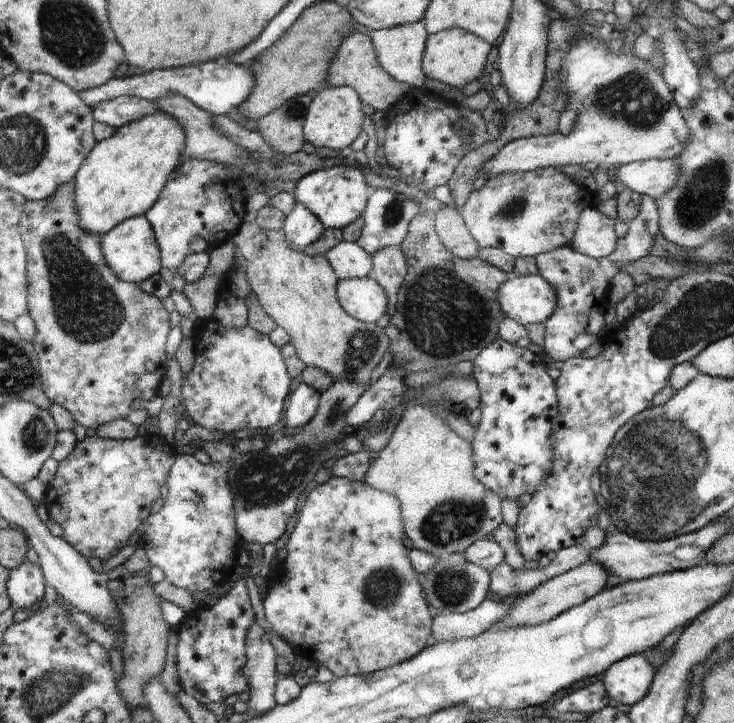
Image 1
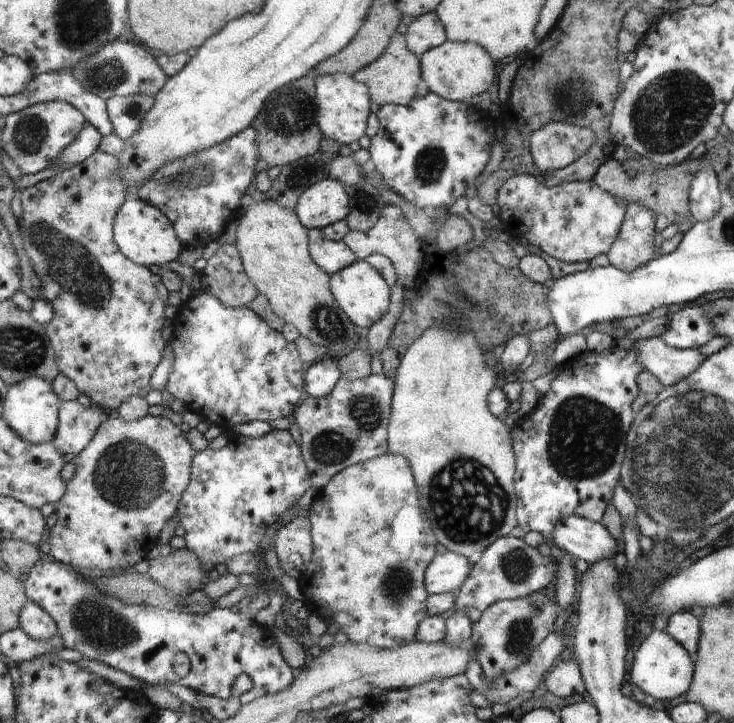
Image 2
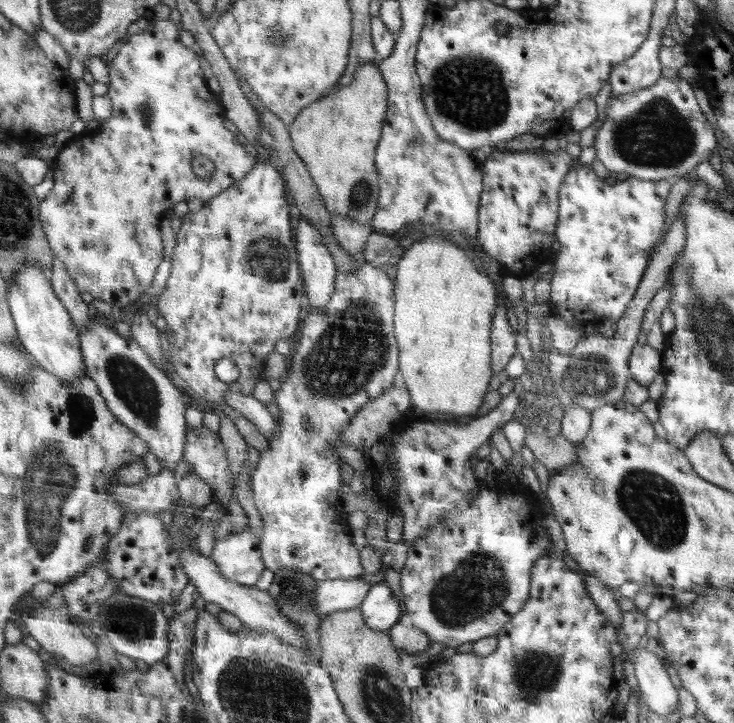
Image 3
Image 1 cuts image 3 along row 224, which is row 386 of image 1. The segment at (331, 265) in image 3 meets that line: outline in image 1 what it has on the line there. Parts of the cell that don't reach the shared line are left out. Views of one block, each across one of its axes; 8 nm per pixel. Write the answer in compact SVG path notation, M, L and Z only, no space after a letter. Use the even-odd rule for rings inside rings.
M301 383L292 392L289 404L286 406L286 427L296 429L311 423L320 407L321 394L318 389Z

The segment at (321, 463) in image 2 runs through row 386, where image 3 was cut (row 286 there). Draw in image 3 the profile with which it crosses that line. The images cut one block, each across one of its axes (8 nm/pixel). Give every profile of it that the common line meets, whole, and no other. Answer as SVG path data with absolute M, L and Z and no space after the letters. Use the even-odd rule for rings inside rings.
M356 263L356 270L352 274L346 274L337 272L337 280L335 284L335 290L328 302L328 306L323 308L320 312L316 307L310 307L308 303L306 320L302 323L302 334L298 336L298 344L292 346L292 352L288 358L288 367L285 374L279 378L280 388L274 391L274 398L276 406L280 411L280 417L276 419L277 427L275 433L269 437L268 450L260 453L259 461L256 463L256 470L254 470L254 476L252 476L251 490L253 491L254 504L258 512L261 514L263 529L260 535L260 548L261 557L264 561L265 568L268 571L278 572L284 568L288 570L297 570L314 577L319 582L329 581L336 579L350 579L358 576L362 572L360 566L361 552L356 550L350 542L351 526L340 526L342 524L342 514L338 514L336 510L340 510L340 500L338 500L338 490L340 490L340 458L336 451L332 452L332 447L338 440L341 440L341 432L343 428L350 424L354 415L357 414L361 408L364 408L368 402L372 403L372 400L377 399L384 390L388 390L394 382L394 376L399 374L400 371L400 349L396 348L396 334L392 330L392 316L394 312L394 284L392 284L392 278L388 274L382 272L381 269L374 268L373 265L358 264Z

